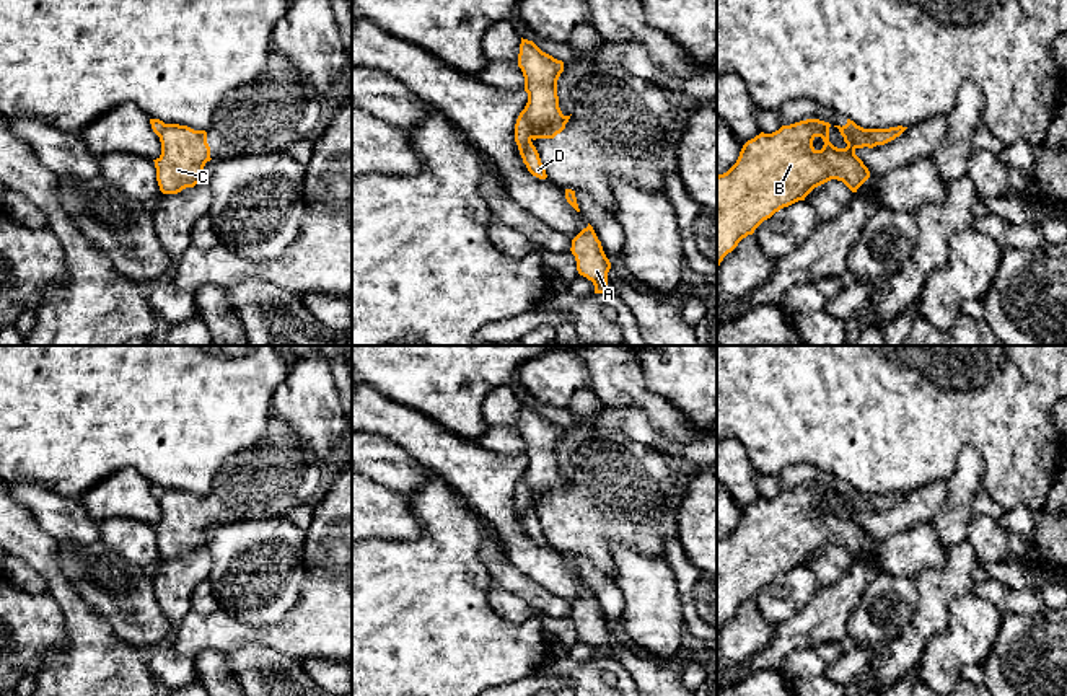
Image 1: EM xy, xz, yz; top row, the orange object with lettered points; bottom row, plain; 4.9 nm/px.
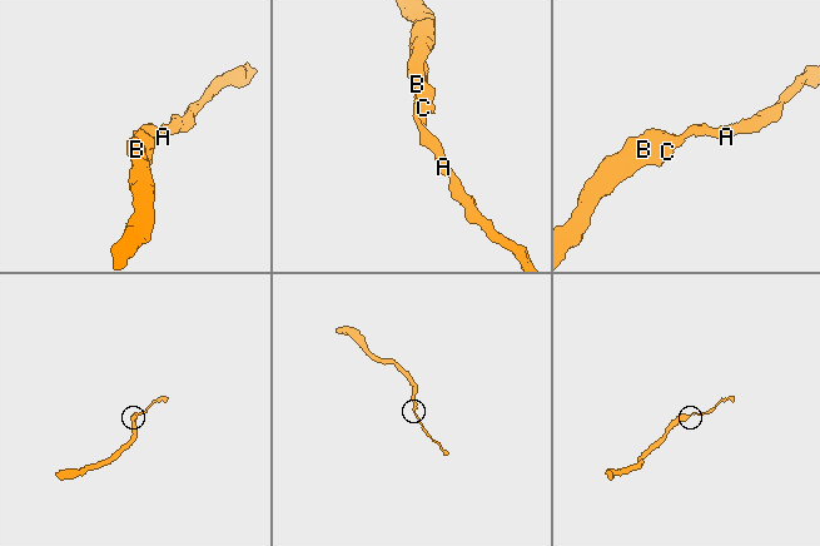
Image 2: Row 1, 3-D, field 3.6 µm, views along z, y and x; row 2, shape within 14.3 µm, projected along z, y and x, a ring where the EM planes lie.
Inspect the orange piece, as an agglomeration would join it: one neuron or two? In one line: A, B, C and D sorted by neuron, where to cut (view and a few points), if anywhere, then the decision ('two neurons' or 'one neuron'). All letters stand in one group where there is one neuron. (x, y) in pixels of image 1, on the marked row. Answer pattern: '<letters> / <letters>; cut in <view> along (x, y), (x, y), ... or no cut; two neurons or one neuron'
A D / B C; cut in yz along (834, 126), (854, 129), (877, 144); two neurons

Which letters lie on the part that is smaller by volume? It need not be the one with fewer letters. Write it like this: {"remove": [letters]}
{"remove": ["A", "D"]}

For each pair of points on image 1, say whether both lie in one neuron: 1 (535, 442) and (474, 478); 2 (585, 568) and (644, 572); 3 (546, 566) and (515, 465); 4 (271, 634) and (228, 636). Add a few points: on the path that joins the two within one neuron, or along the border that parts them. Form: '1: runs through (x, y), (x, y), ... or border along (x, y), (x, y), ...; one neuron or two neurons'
1: border along (523, 455), (526, 458), (525, 473); two neurons
2: border along (611, 577), (621, 592), (621, 615); two neurons
3: runs through (520, 541), (504, 519), (504, 491); one neuron
4: runs through (261, 634), (238, 634); one neuron

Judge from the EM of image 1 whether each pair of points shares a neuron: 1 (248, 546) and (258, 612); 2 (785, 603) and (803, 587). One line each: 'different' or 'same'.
1: same
2: same

